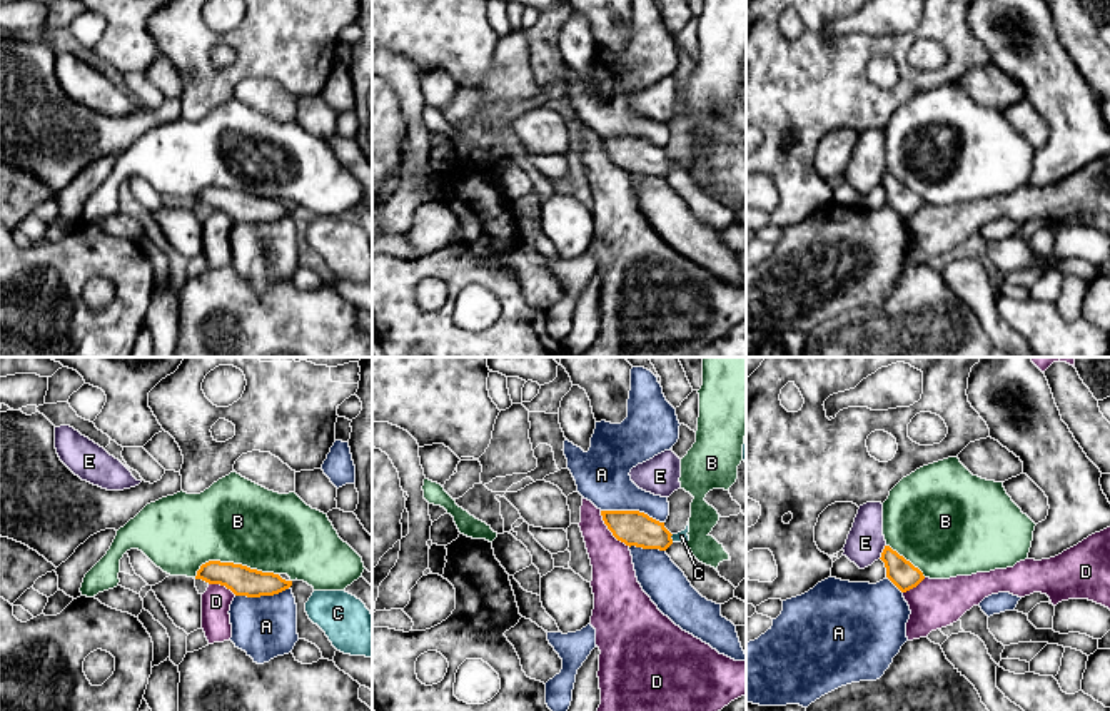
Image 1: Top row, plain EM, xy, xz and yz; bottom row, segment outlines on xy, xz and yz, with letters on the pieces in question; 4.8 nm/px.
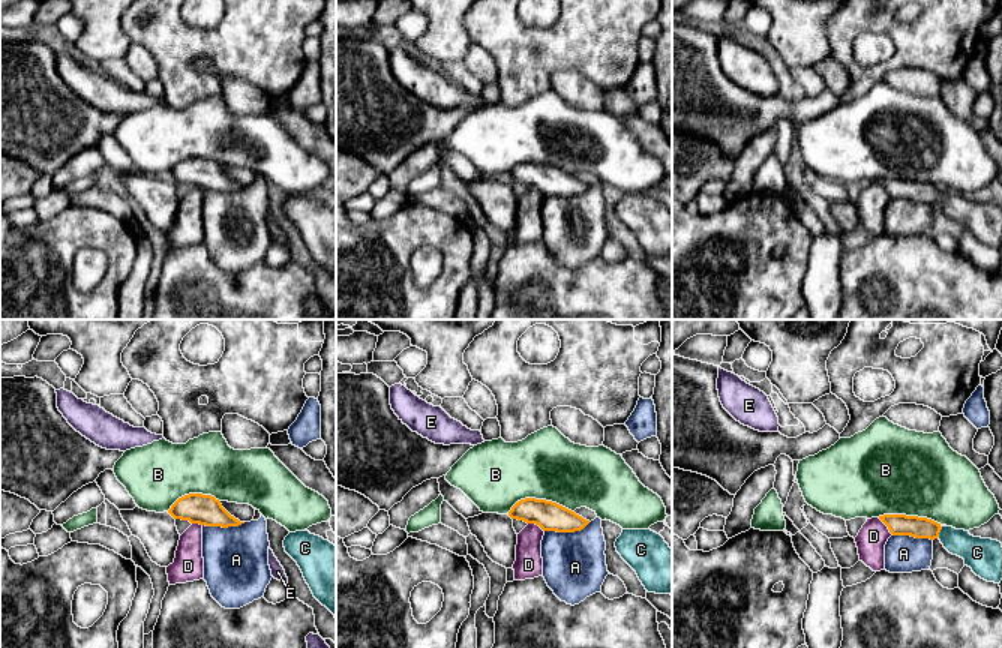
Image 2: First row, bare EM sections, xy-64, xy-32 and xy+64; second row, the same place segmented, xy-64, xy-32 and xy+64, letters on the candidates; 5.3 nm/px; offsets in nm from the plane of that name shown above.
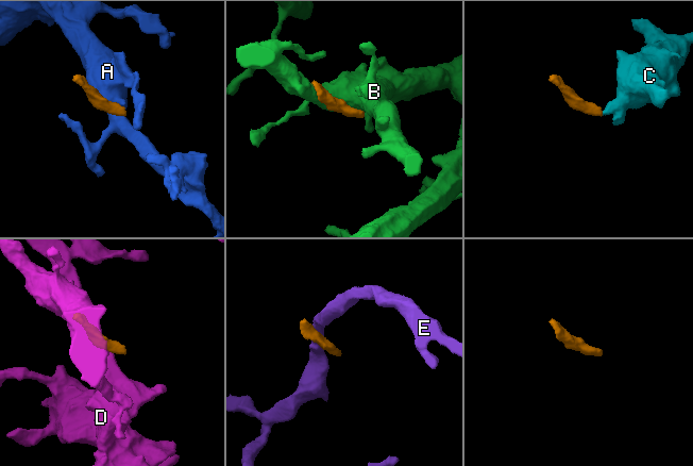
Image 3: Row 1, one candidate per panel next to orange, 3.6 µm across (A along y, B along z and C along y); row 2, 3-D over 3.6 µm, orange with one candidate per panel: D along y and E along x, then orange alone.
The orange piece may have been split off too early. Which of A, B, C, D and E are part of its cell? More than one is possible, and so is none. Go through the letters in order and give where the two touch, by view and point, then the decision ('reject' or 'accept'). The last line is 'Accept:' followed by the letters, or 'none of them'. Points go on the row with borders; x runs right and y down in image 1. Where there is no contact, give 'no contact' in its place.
A: contact xz (633, 511); reject
B: contact xy (232, 563); reject
C: contact xz (670, 538); accept
D: contact xz (610, 529); reject
E: contact yz (883, 551); reject
Accept: C

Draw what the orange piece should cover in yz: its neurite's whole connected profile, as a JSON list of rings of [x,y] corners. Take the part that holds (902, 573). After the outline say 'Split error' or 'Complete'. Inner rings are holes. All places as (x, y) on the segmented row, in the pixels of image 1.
[[[885,546],[881,557],[886,567],[886,577],[901,591],[906,592],[916,587],[923,579],[923,572],[915,567],[910,561]]]. Complete

